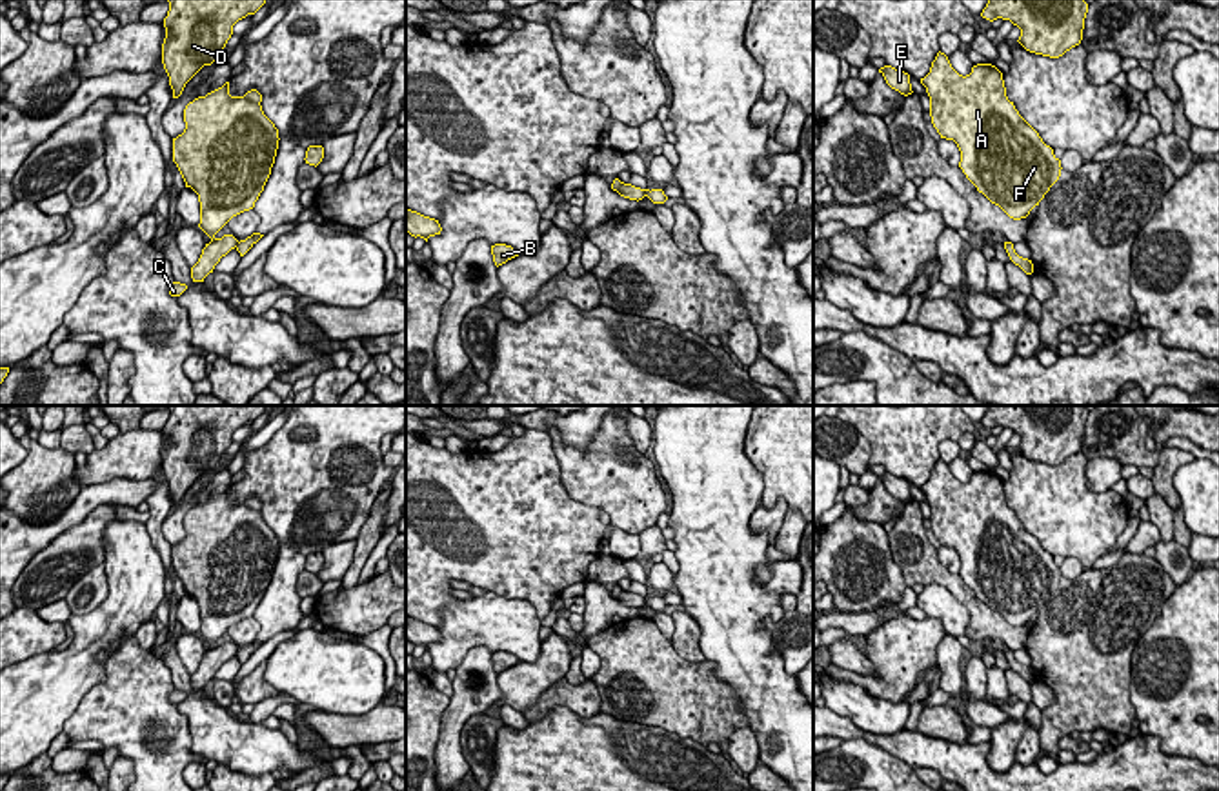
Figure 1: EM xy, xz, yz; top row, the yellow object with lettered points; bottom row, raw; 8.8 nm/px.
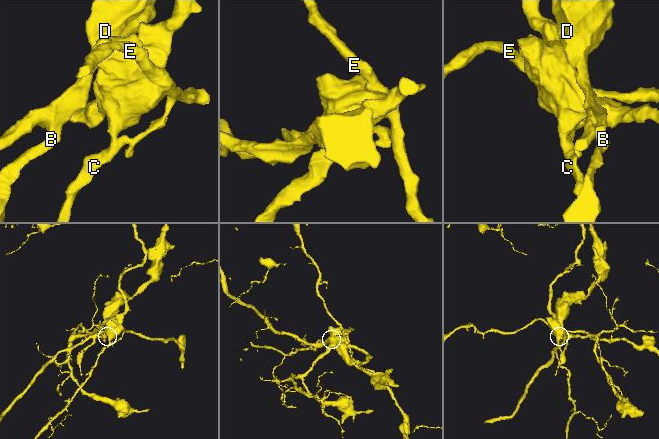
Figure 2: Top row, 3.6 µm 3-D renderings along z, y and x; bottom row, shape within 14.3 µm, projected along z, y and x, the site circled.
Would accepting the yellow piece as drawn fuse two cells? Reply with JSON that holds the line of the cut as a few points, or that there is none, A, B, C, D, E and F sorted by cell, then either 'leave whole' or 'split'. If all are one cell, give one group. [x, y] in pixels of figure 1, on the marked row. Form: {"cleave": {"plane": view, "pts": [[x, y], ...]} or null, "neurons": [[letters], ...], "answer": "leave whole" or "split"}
{"cleave": {"plane": "xz", "pts": [[644, 190], [646, 195]]}, "neurons": [["A", "B", "C", "D", "F"], ["E"]], "answer": "split"}

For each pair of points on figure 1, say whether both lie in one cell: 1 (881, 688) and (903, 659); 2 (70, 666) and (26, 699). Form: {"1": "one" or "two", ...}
{"1": "one", "2": "one"}

